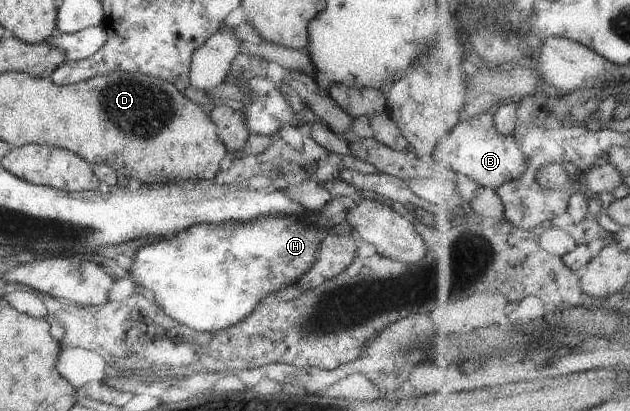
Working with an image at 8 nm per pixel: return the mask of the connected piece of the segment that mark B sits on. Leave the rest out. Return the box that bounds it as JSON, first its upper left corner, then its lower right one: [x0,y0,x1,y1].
[429,113,528,189]

